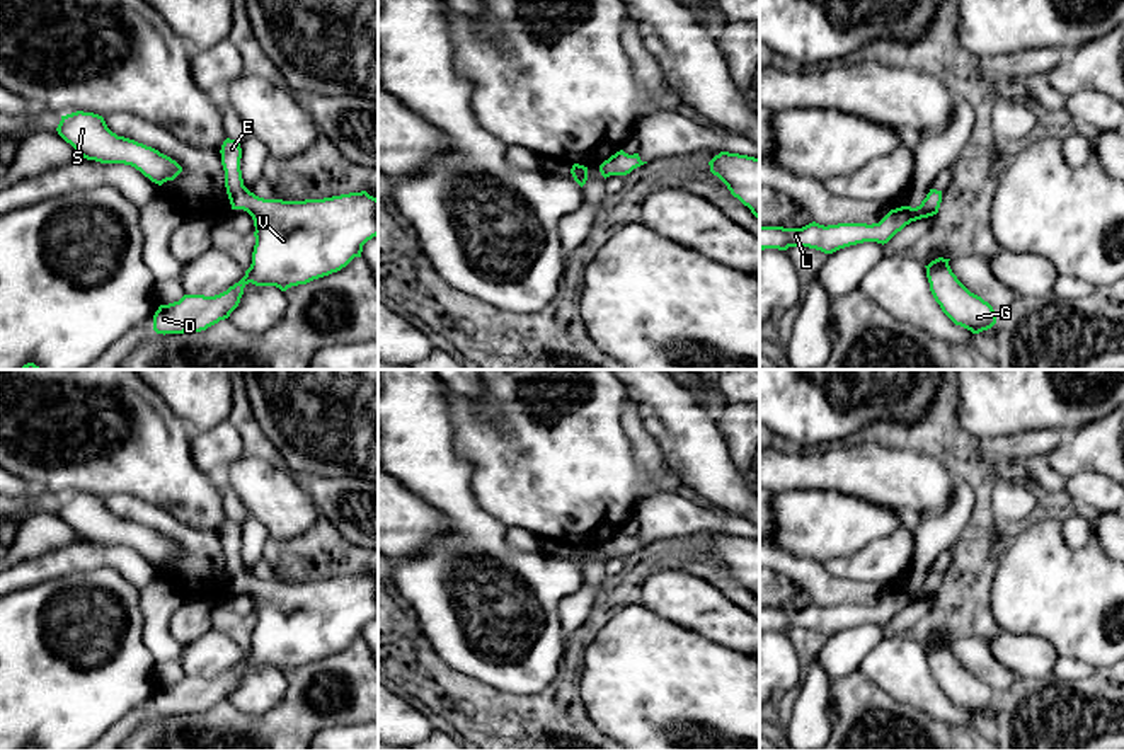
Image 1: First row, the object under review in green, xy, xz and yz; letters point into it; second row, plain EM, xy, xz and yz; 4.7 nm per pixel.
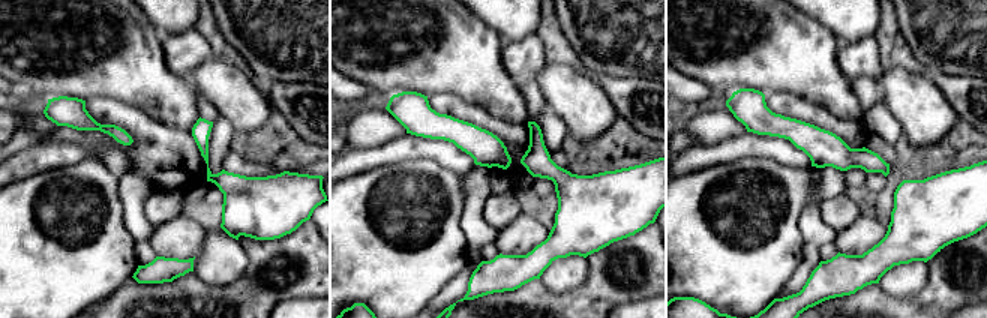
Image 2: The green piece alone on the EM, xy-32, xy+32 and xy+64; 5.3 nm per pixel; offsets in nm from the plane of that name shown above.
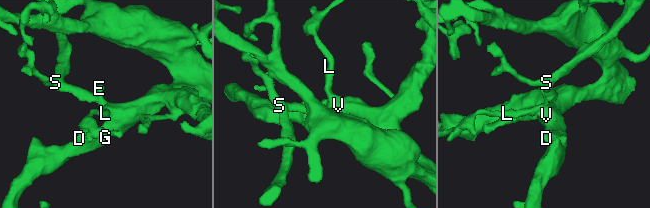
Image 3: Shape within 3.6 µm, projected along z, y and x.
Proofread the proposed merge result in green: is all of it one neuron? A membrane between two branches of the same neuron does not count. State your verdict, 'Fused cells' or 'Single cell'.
Single cell

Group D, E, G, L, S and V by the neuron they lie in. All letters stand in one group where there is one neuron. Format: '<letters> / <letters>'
D E G L S V

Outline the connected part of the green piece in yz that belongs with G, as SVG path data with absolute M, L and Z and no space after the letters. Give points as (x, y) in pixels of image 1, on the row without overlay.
M938 639L926 649L930 673L942 693L955 705L972 715L991 710L996 693L981 678L971 674L952 654L950 640Z

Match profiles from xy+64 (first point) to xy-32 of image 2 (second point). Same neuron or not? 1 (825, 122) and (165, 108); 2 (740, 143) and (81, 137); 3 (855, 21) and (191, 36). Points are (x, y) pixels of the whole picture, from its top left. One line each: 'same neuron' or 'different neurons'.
1: different neurons
2: different neurons
3: different neurons

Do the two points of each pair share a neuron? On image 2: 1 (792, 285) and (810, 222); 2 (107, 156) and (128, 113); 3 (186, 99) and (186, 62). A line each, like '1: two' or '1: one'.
1: one
2: two
3: two

